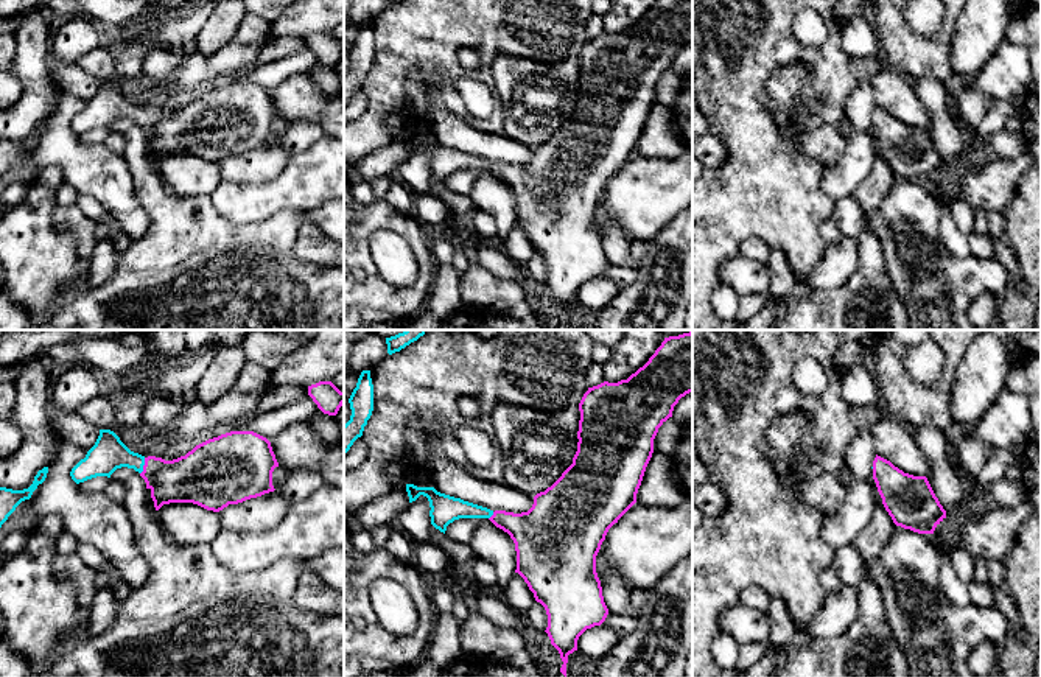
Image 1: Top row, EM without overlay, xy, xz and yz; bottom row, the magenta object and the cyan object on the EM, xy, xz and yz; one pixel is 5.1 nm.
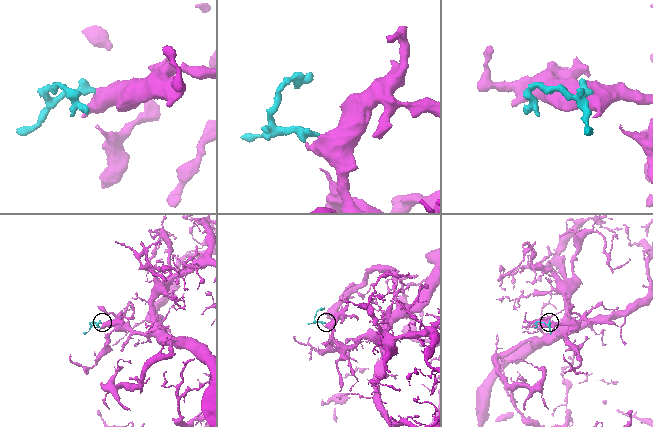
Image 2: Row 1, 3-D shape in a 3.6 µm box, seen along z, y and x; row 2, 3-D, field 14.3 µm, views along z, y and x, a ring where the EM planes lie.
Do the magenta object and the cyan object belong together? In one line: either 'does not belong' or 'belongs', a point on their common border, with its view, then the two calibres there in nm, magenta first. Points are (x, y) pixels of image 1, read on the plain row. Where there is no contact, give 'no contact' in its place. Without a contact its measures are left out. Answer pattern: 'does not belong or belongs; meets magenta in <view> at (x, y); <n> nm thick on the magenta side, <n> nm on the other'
belongs; meets magenta in xy at (143, 117); 240 nm thick on the magenta side, 180 nm on the other

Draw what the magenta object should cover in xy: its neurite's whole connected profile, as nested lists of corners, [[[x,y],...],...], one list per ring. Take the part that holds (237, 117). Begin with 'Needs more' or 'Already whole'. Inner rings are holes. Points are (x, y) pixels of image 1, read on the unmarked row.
Needs more. [[[100,81],[95,96],[70,123],[79,135],[96,128],[107,128],[121,118],[134,120],[151,142],[156,162],[170,154],[193,154],[207,162],[219,163],[229,156],[274,143],[272,123],[279,118],[271,93],[254,82],[230,82],[196,96],[185,107],[165,112],[131,103],[110,81]]]

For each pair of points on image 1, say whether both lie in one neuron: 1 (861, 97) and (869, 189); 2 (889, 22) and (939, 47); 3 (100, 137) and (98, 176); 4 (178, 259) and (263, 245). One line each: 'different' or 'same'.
1: different
2: same
3: different
4: same

